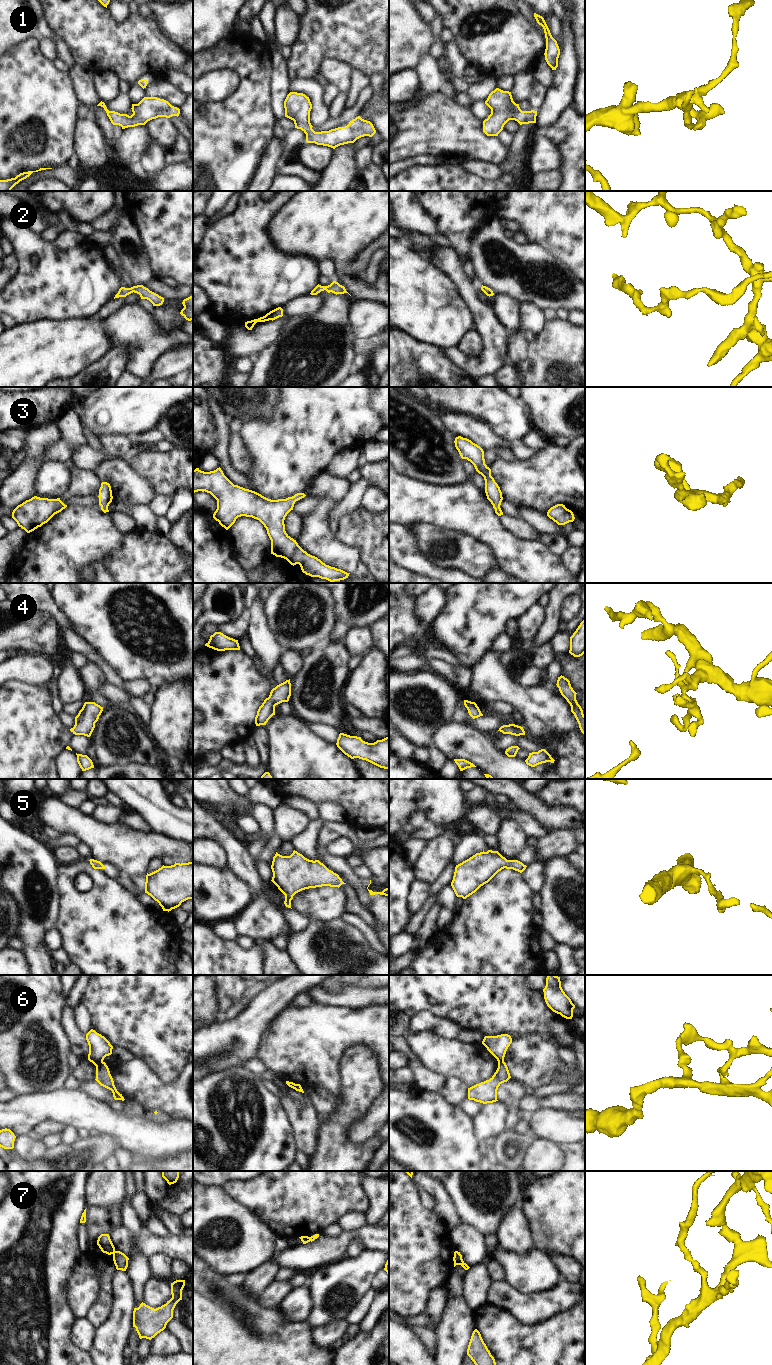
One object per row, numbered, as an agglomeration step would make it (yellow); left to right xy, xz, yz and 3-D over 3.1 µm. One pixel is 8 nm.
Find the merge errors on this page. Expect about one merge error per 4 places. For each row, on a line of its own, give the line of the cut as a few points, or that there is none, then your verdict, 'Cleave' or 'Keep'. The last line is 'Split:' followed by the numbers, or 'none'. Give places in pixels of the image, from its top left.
1: No split. Keep
2: No split. Keep
3: No split. Keep
4: No split. Keep
5: No split. Keep
6: Split along xy (102, 1061), (95, 1065). Cleave
7: Split along xy (115, 1251), (112, 1253). Cleave
Split: 6, 7.

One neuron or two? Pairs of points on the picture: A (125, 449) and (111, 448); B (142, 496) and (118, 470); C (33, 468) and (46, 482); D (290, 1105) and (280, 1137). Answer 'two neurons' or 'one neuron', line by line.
A: one neuron
B: one neuron
C: two neurons
D: two neurons

